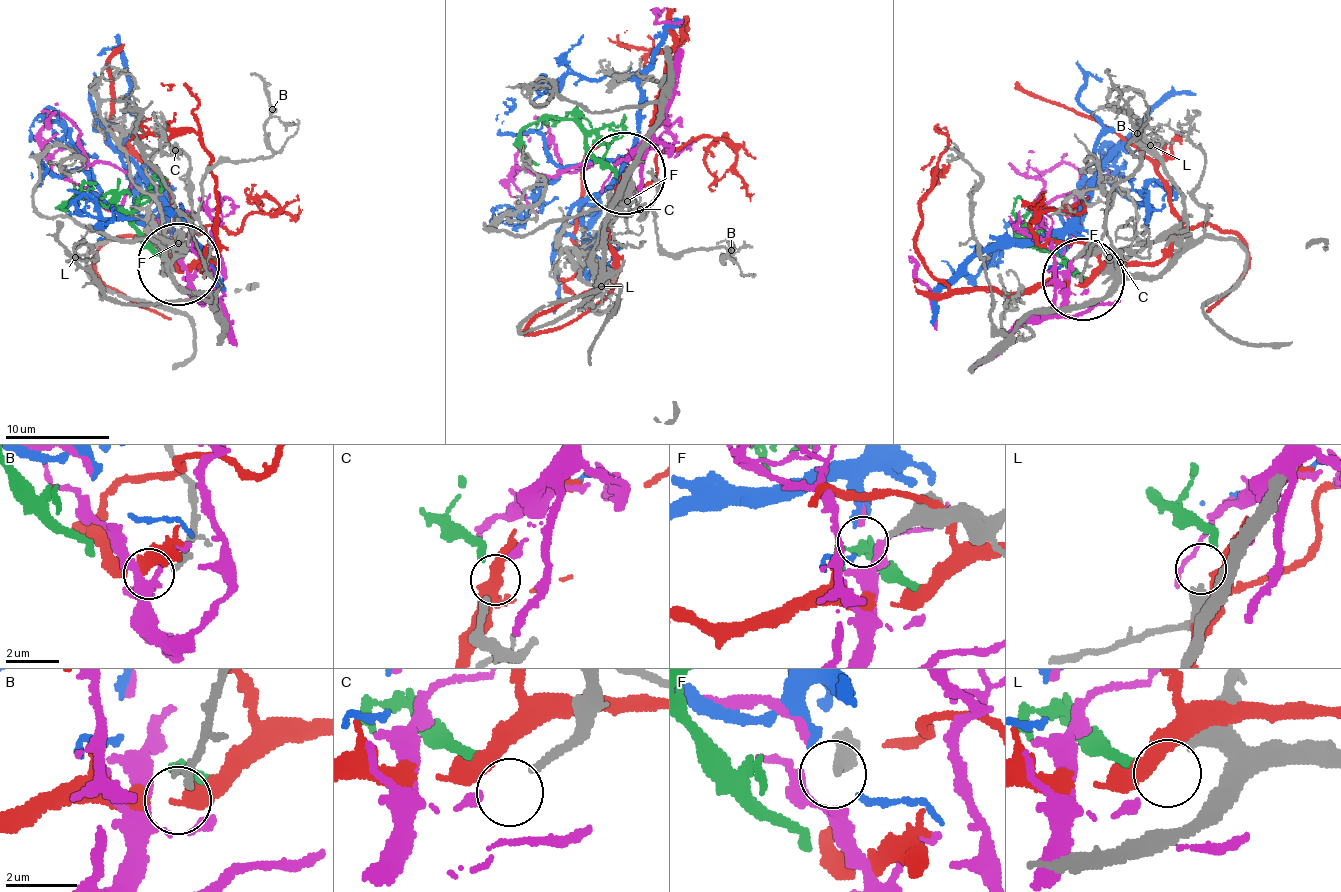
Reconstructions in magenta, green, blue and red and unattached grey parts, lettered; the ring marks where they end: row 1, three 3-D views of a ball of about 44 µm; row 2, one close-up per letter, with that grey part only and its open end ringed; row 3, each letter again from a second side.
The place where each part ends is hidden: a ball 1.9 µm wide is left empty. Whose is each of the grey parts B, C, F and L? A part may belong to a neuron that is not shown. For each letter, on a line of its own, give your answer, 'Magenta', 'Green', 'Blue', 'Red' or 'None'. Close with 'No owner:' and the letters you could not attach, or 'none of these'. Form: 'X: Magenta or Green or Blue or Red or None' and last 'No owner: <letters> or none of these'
B: Red
C: Magenta
F: None
L: Green
No owner: F

